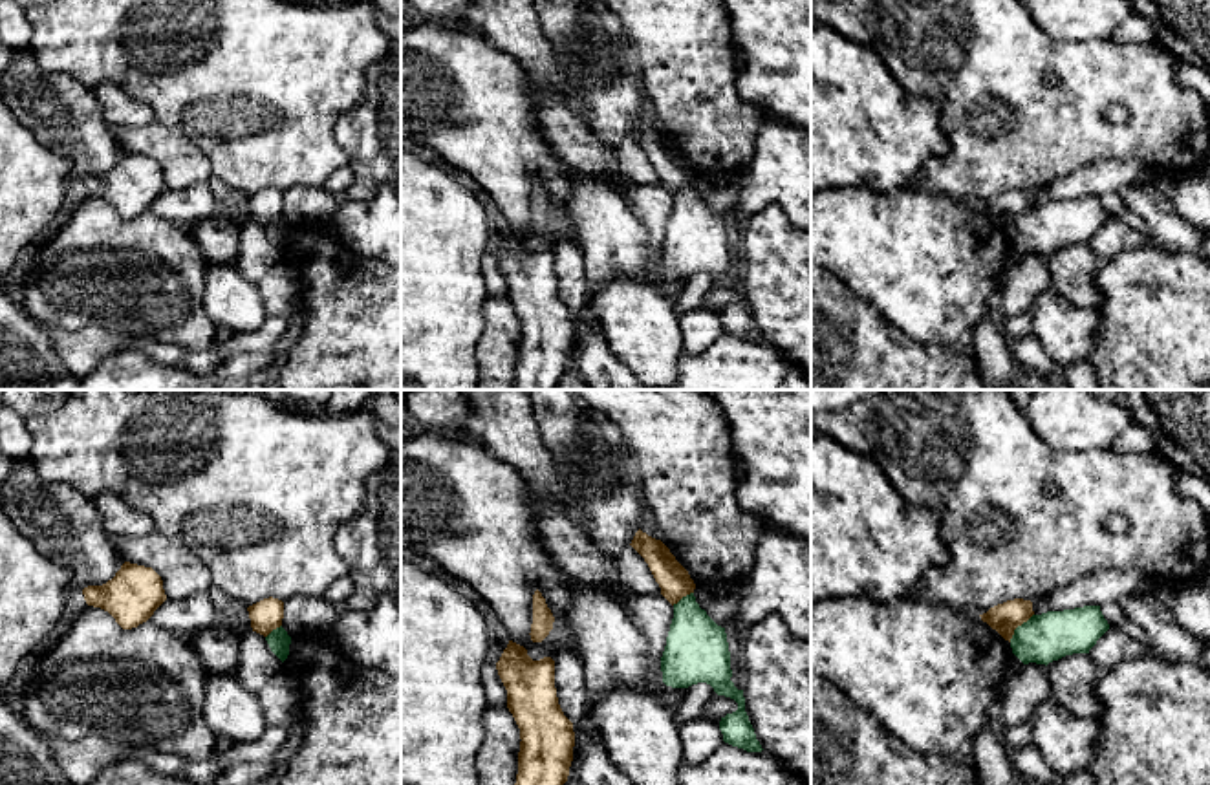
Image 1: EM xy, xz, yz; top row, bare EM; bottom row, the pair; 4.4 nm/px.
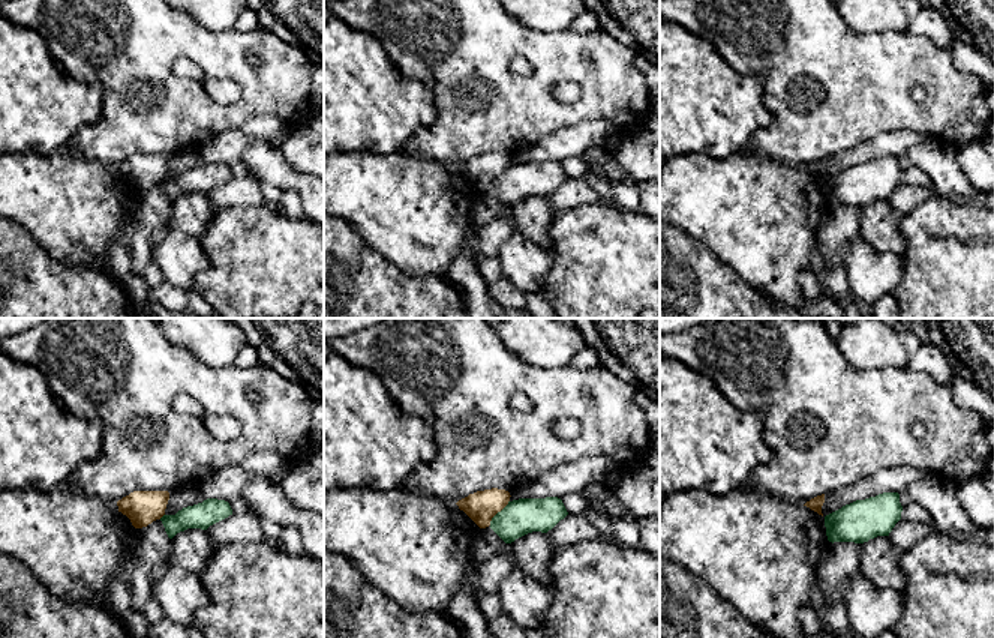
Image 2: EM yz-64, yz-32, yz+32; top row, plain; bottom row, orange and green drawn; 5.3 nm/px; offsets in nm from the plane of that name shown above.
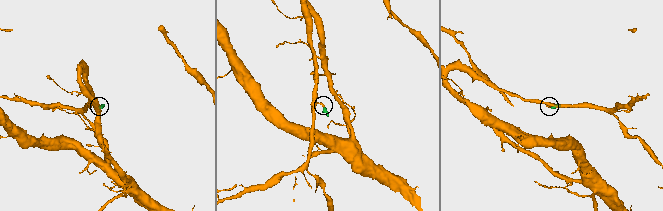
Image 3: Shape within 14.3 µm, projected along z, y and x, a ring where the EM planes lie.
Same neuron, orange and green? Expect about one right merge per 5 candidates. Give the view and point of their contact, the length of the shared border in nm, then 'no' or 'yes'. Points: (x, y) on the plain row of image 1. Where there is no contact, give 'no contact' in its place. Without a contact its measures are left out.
contact yz (1018, 215); length 170 nm; no

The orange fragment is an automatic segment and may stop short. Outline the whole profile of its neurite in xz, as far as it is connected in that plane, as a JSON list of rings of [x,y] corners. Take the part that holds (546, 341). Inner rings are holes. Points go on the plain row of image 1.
[[[509,231],[496,260],[522,329],[513,390],[556,390],[569,366],[575,322],[558,295],[555,251],[533,251]]]

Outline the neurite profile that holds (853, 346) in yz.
[[[811,265],[811,390],[990,390],[979,370],[939,344],[919,344],[827,269]]]

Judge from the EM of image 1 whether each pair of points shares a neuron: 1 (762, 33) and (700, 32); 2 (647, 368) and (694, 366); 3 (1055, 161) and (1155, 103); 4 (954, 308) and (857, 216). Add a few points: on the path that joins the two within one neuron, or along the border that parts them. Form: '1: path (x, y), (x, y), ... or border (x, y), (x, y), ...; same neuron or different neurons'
1: border (727, 19), (738, 75); different neurons
2: border (681, 350), (674, 370); different neurons
3: path (1080, 139), (1123, 139), (1134, 129); same neuron
4: path (930, 284), (896, 249), (881, 240); same neuron

